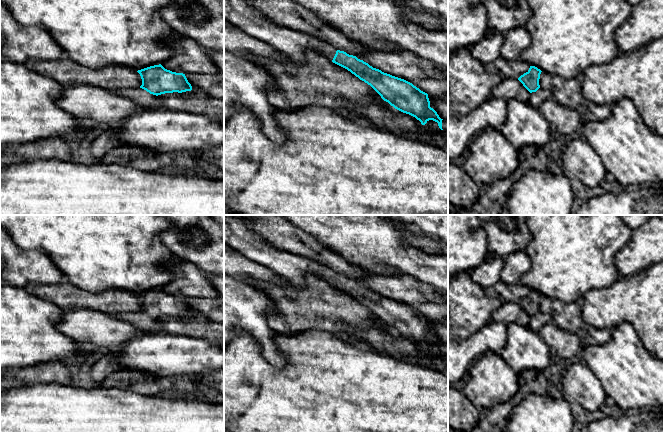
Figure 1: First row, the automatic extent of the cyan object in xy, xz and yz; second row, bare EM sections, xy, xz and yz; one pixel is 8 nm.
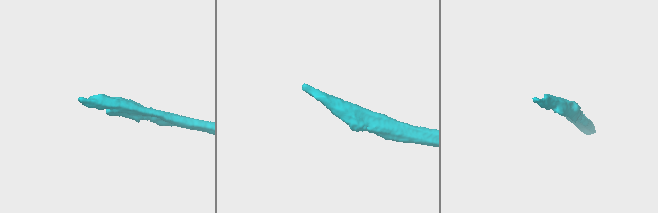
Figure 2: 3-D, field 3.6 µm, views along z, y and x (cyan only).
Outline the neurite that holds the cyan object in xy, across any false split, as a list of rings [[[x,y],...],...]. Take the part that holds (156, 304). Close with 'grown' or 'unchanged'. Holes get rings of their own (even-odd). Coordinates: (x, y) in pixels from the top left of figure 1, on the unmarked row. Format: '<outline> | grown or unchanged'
[[[161,288],[137,295],[142,309],[134,313],[118,313],[115,316],[143,332],[157,332],[158,320],[165,317],[191,315],[185,298],[165,293]]] | grown

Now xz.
[[[224,215],[224,243],[242,256],[271,269],[295,285],[305,286],[308,275],[328,282],[370,309],[395,333],[415,341],[422,349],[433,344],[443,354],[443,343],[430,331],[428,318],[412,307],[373,292],[356,280],[336,274],[319,262],[275,248],[260,235],[249,231],[239,219],[231,215]]] | grown

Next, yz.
[[[530,290],[529,294],[518,302],[530,316],[528,327],[535,332],[539,332],[544,325],[553,323],[551,315],[542,313],[539,309],[541,296],[537,291]]] | grown

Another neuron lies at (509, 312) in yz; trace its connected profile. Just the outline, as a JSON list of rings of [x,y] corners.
[[[503,301],[501,306],[491,315],[492,321],[503,322],[505,324],[515,323],[522,326],[528,326],[530,316],[523,308],[515,302]]]

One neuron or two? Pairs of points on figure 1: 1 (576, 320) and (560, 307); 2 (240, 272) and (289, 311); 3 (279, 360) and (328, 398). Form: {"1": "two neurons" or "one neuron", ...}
{"1": "one neuron", "2": "two neurons", "3": "two neurons"}

